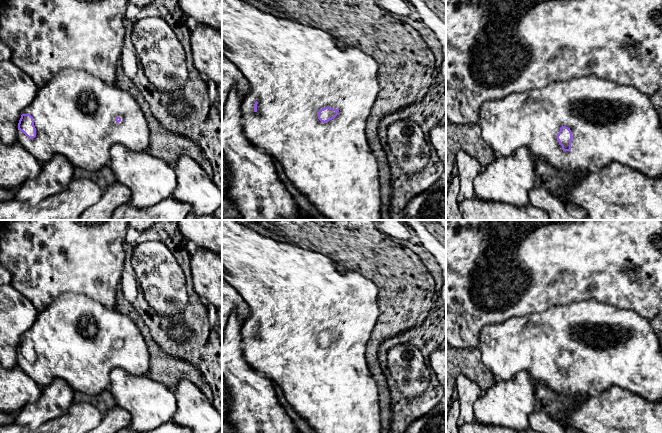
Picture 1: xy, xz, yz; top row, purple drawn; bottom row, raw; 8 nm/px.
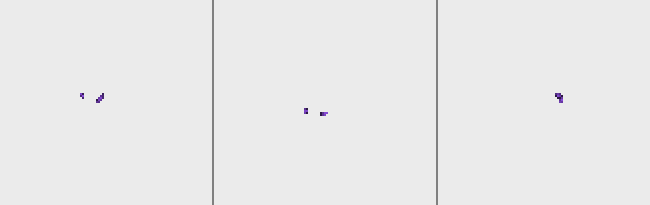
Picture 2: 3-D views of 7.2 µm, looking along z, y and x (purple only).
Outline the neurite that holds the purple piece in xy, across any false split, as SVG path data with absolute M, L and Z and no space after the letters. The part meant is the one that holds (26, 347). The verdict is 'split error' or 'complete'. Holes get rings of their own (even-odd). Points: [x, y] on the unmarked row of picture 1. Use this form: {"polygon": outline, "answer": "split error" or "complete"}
{"polygon": "M67 292L39 312L33 326L23 334L18 347L17 365L42 388L59 377L74 391L98 395L109 389L109 374L113 368L121 368L136 376L147 375L150 355L143 335L127 316L115 308L108 309L85 295Z", "answer": "split error"}

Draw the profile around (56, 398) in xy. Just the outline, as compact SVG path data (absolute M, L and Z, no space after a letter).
M54 378L42 388L40 398L17 412L15 423L36 429L43 423L66 413L73 402L74 390L62 378Z

